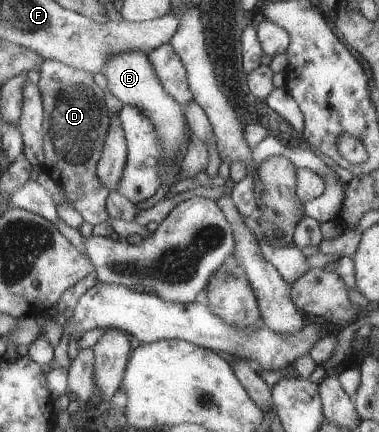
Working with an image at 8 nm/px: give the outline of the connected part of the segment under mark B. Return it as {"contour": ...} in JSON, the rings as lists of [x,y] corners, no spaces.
{"contour":[[[119,52],[113,54],[105,66],[103,66],[103,75],[108,81],[107,90],[114,96],[117,96],[123,105],[132,105],[139,108],[153,124],[153,132],[157,136],[157,144],[163,148],[163,154],[167,162],[172,163],[173,158],[179,156],[181,144],[187,136],[188,123],[184,116],[184,107],[173,100],[157,78],[153,64],[149,62],[145,52]]]}

